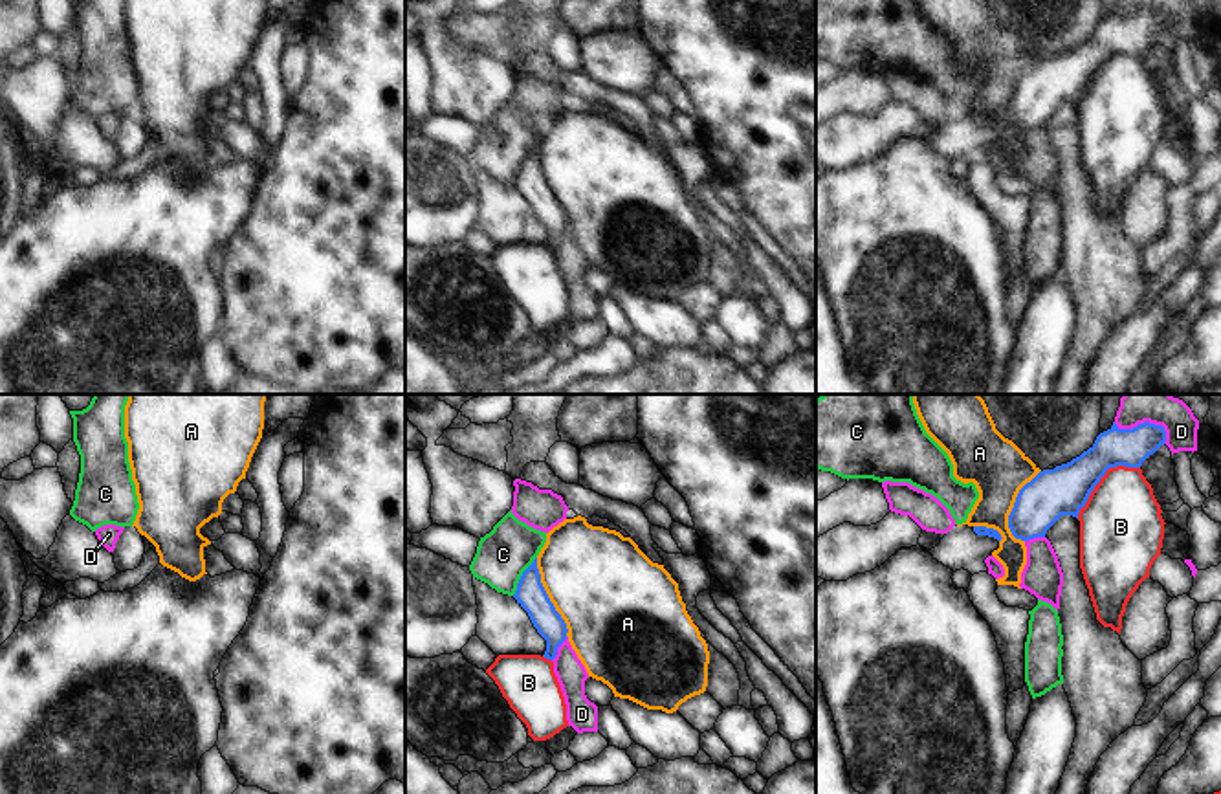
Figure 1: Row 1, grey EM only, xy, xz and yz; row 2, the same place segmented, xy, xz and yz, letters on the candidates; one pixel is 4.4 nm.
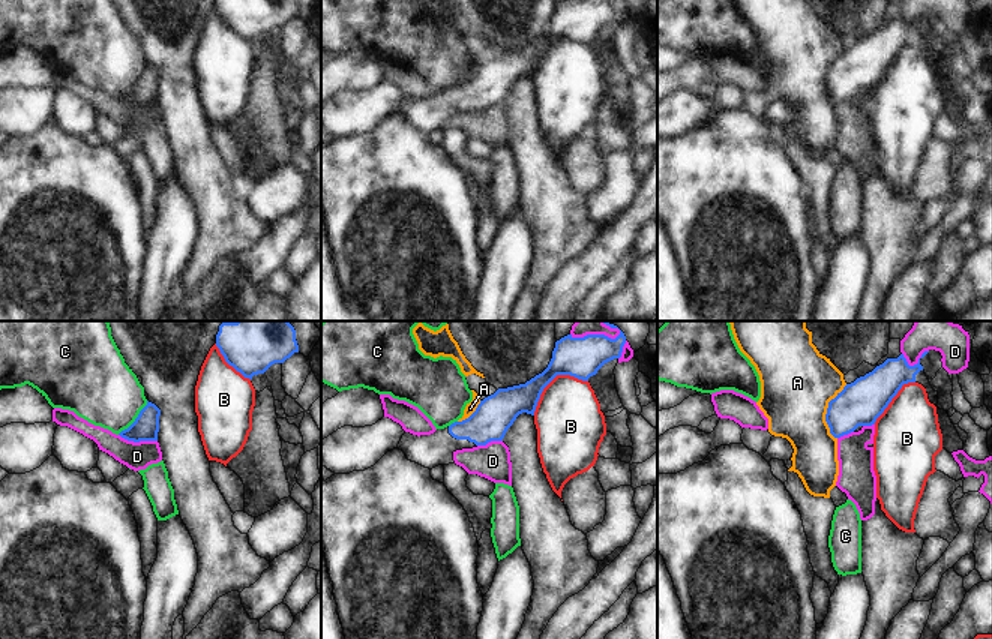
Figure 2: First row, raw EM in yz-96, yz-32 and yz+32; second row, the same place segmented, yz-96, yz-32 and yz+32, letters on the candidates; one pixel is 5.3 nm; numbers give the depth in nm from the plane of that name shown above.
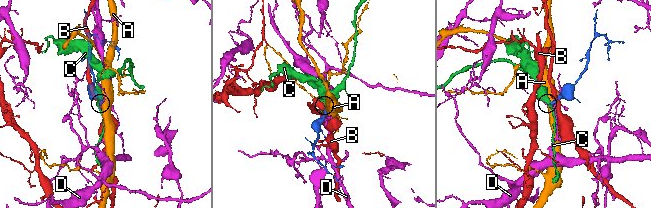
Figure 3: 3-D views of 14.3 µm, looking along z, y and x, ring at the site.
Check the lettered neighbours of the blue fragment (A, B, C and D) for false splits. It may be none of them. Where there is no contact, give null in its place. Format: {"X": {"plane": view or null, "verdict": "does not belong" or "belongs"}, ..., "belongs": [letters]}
{"A": {"plane": "xz", "verdict": "does not belong"}, "B": {"plane": "yz", "verdict": "does not belong"}, "C": {"plane": "xz", "verdict": "does not belong"}, "D": {"plane": "yz", "verdict": "does not belong"}, "belongs": []}

